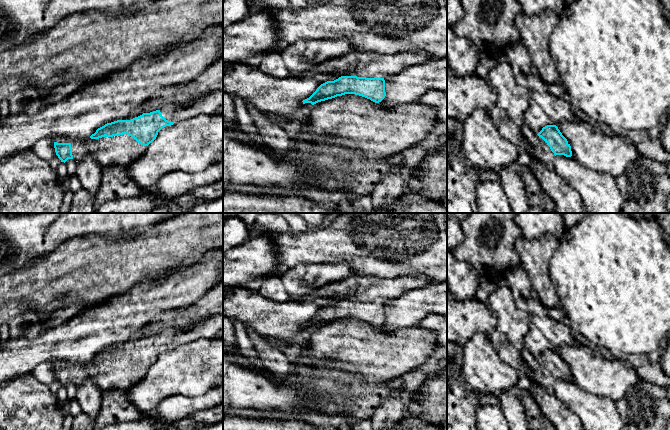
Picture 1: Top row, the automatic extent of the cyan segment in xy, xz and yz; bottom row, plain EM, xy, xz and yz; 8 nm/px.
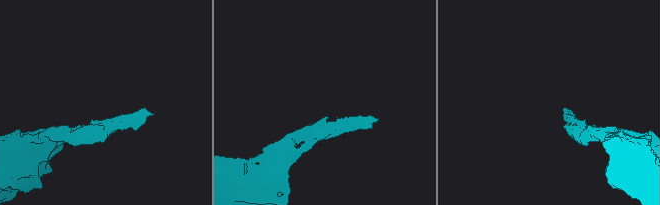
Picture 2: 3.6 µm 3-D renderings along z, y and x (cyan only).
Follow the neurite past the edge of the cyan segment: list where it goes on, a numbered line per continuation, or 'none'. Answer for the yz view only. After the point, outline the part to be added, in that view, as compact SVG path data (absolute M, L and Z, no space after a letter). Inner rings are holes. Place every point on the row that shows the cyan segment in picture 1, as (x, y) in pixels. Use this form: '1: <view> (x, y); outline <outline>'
1: yz (538, 146); outline M526 124L521 127L521 133L529 144L532 154L534 154L549 170L553 170L554 166L552 162L554 161L555 155L548 144Z

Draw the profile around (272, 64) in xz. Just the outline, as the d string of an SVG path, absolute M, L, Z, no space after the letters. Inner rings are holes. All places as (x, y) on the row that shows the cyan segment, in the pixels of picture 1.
M264 53L258 69L273 78L285 78L290 75L280 53Z

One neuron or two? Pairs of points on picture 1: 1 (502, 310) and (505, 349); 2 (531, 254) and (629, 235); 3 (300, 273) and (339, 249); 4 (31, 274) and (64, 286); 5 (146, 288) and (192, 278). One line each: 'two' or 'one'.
1: one
2: two
3: two
4: one
5: one

